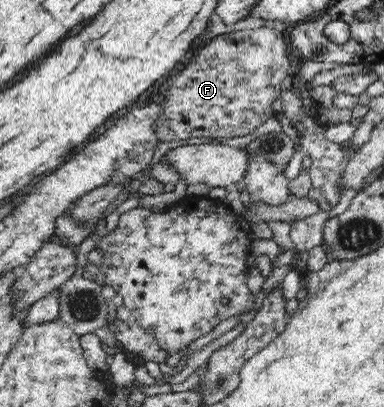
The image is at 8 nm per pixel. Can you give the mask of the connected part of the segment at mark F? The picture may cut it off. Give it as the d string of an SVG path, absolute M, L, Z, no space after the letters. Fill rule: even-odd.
M267 26L242 29L212 38L195 55L195 60L187 63L181 74L172 75L168 91L164 98L163 118L159 120L157 137L159 141L171 142L190 138L233 138L253 133L269 118L275 116L273 102L280 98L281 82L287 75L293 74L298 60L289 57L285 30L281 32Z

